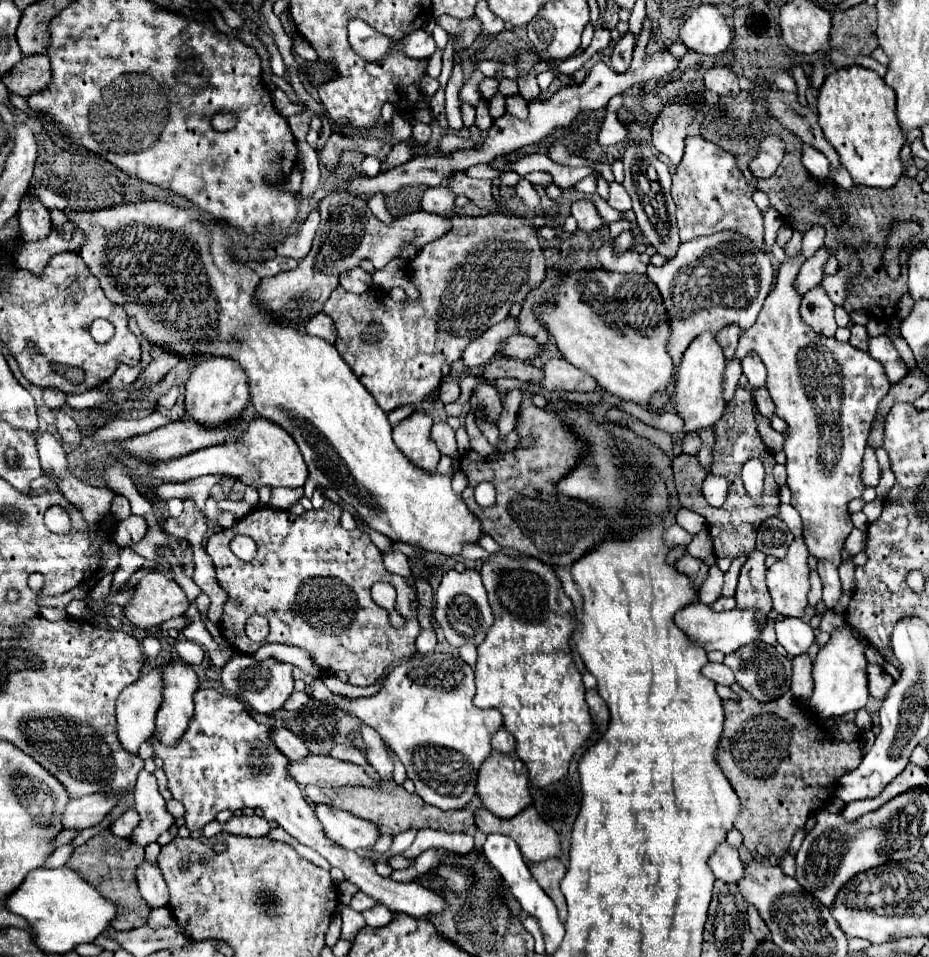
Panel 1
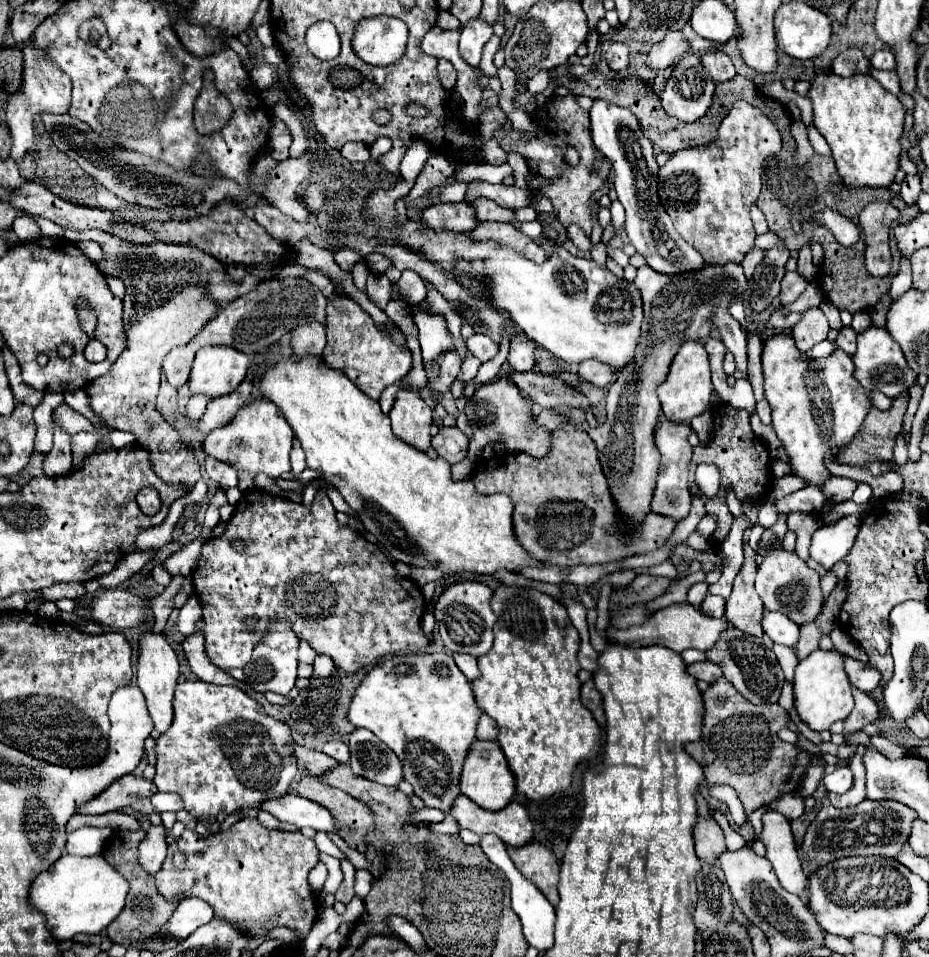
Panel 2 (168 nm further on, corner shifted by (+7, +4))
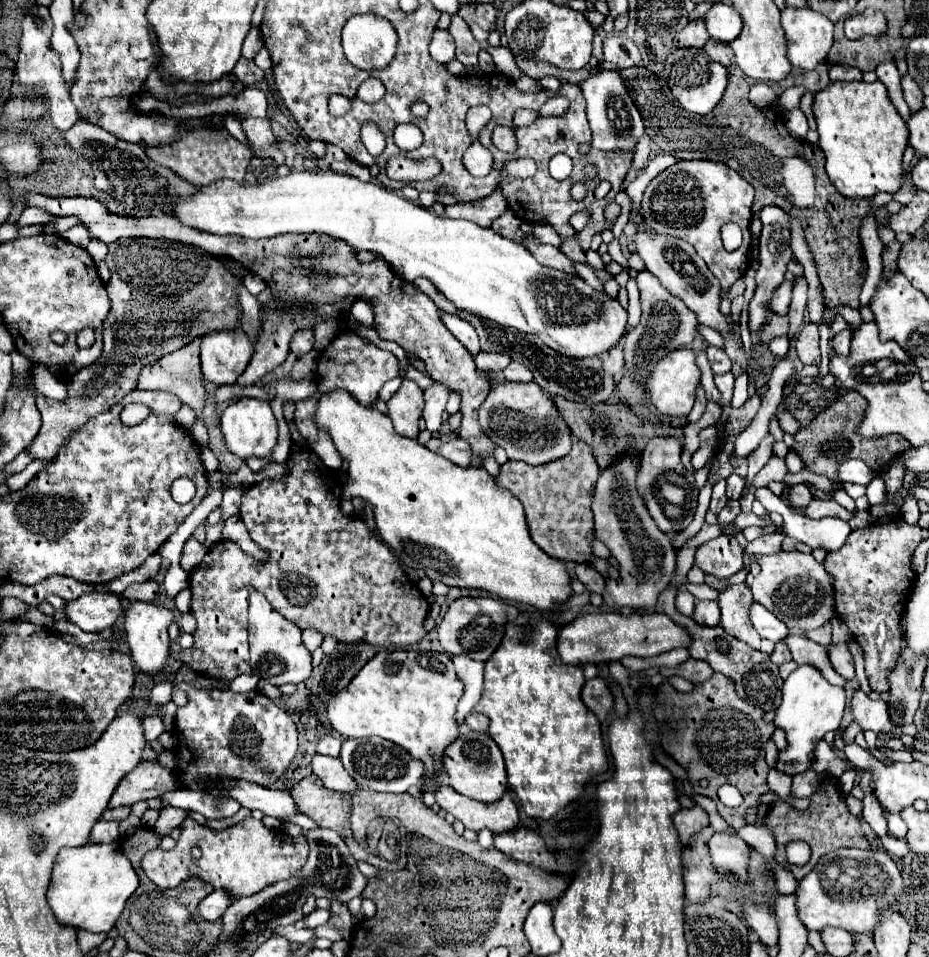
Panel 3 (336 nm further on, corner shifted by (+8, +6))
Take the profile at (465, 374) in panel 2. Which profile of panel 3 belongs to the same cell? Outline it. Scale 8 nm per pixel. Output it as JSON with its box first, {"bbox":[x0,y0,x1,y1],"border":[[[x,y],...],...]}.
{"bbox":[475,352,509,374],"border":[[[479,352],[475,356],[475,366],[479,372],[487,374],[497,374],[509,364],[509,358],[503,354],[491,354],[491,352]]]}

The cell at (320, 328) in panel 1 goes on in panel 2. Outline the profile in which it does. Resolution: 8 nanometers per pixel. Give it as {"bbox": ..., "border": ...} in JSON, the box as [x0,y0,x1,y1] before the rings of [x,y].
{"bbox":[290,322,326,358],"border":[[[308,322],[290,332],[290,346],[296,356],[320,358],[326,348],[326,326],[320,322]]]}

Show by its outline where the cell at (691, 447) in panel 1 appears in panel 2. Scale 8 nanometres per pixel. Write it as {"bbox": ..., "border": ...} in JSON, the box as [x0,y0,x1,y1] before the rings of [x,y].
{"bbox":[652,420,692,522],"border":[[[666,420],[660,424],[660,428],[654,434],[654,444],[660,452],[660,472],[658,472],[656,486],[654,486],[652,512],[670,516],[676,522],[684,520],[690,514],[690,502],[692,502],[692,496],[688,490],[688,464],[690,464],[690,456],[692,456],[692,446],[688,444],[690,432],[692,432],[690,426]]]}

